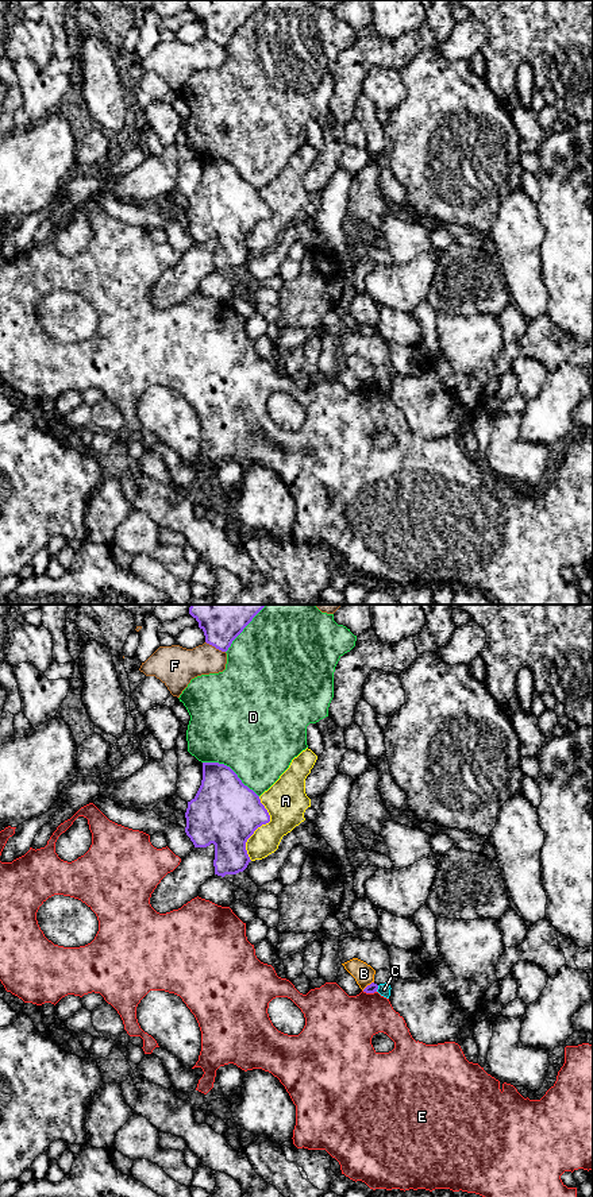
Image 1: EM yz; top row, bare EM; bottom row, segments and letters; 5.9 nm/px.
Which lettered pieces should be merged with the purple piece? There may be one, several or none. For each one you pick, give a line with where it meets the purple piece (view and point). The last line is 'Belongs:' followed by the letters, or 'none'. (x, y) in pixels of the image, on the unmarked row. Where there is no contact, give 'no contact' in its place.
Belongs: none

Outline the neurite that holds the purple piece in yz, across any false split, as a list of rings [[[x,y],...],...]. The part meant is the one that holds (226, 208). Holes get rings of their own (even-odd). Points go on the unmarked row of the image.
[[[203,158],[201,181],[196,192],[188,197],[185,213],[185,228],[195,243],[215,240],[215,270],[222,273],[247,263],[251,255],[246,238],[258,223],[270,217],[270,211],[259,192],[244,181],[230,162],[219,158]]]

